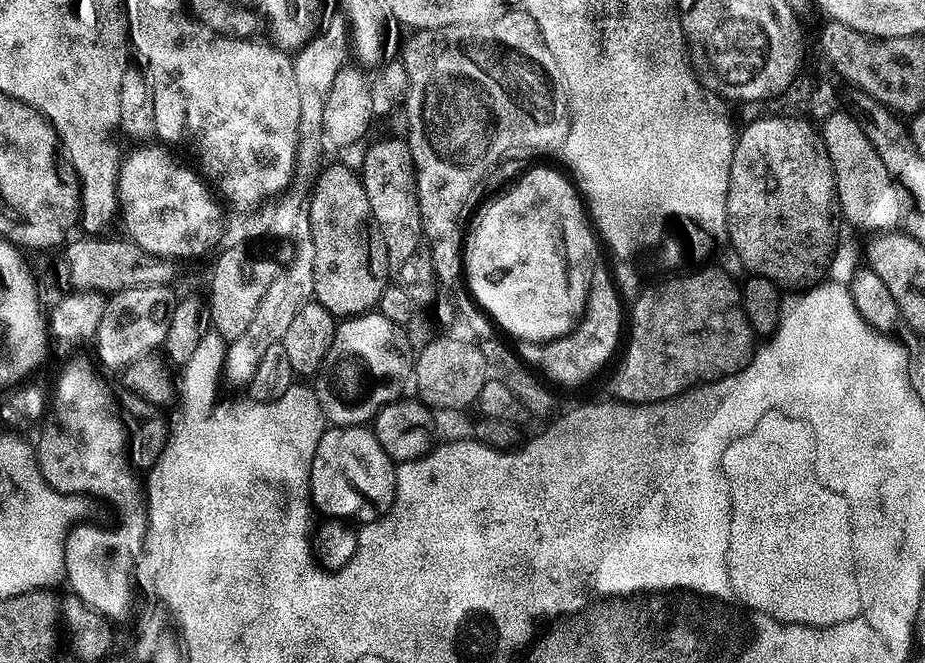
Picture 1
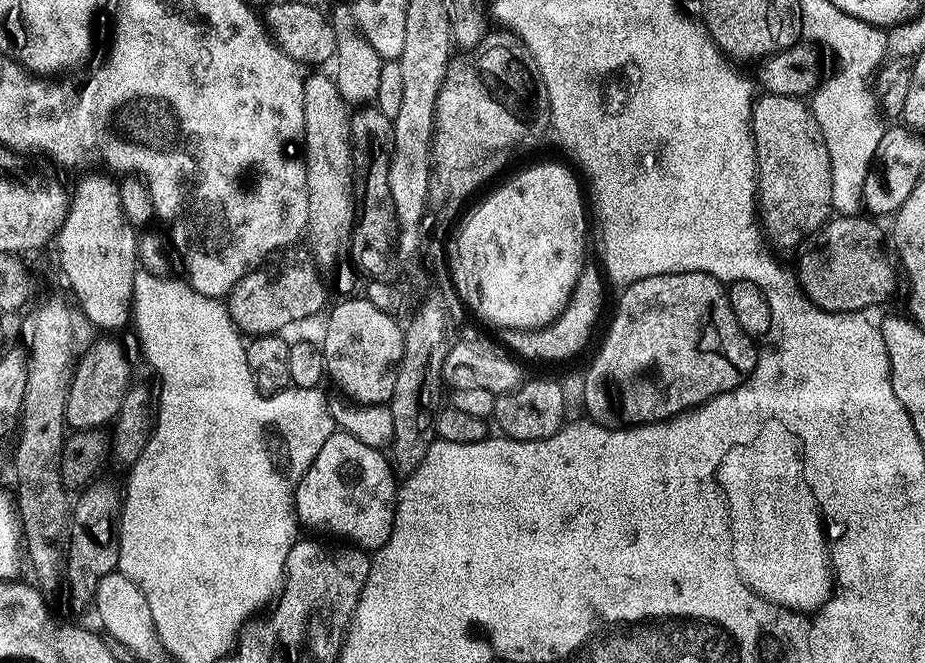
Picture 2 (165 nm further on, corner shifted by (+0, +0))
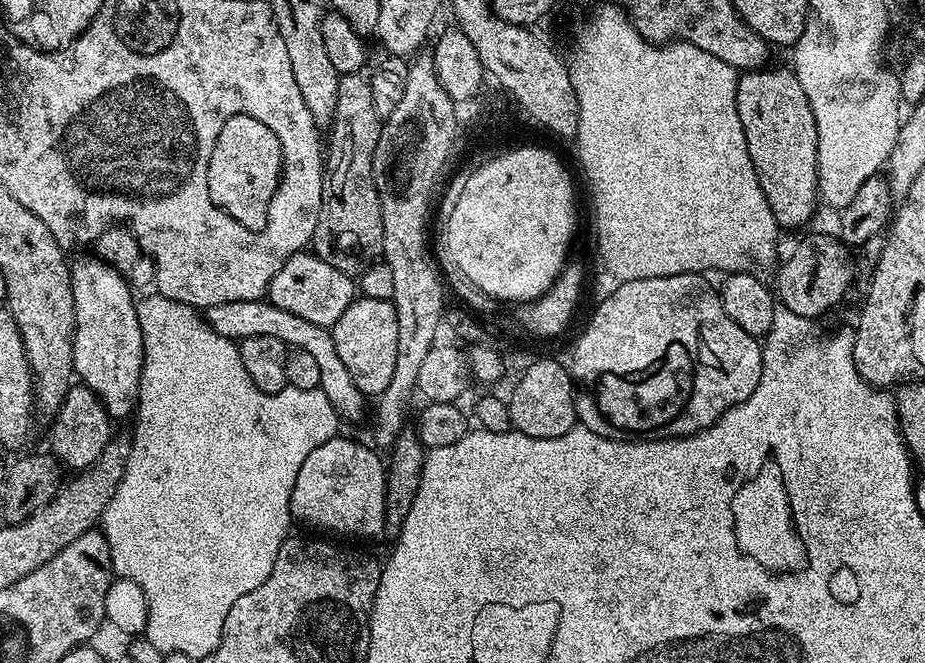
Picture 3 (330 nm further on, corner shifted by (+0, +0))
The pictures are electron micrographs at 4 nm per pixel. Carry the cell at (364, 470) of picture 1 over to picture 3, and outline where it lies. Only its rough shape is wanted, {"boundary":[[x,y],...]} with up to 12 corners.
{"boundary":[[337,434],[310,450],[293,521],[385,535],[386,464]]}

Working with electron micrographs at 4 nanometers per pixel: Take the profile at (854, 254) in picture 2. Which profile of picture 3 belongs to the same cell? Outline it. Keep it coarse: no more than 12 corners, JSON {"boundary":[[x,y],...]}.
{"boundary":[[816,232],[779,265],[785,309],[820,318],[852,284],[849,245]]}

